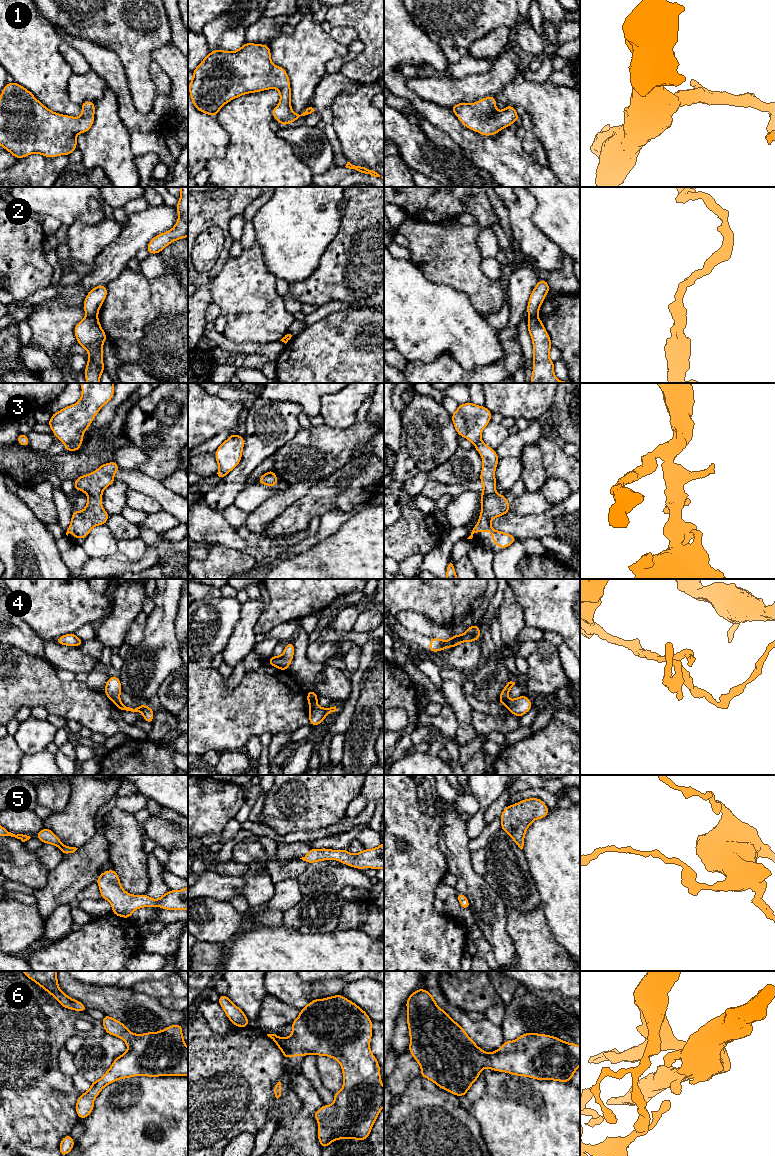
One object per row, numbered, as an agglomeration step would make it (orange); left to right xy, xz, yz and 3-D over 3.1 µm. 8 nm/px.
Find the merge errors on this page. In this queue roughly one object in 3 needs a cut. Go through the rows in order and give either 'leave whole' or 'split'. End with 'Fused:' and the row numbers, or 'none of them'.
1: leave whole
2: split
3: split
4: split
5: leave whole
6: leave whole
Fused: 2, 3, 4

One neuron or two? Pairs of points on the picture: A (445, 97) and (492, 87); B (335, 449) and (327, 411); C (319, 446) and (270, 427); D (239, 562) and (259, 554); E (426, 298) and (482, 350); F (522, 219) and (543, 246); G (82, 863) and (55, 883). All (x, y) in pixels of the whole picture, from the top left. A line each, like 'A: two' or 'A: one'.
A: one
B: two
C: two
D: two
E: one
F: one
G: one

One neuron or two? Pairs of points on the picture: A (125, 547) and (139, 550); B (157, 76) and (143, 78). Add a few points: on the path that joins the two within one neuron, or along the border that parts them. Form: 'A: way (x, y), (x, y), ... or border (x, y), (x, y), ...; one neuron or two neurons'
A: way (128, 547), (136, 550); one neuron
B: border (152, 60), (149, 66), (149, 75), (157, 95); two neurons

